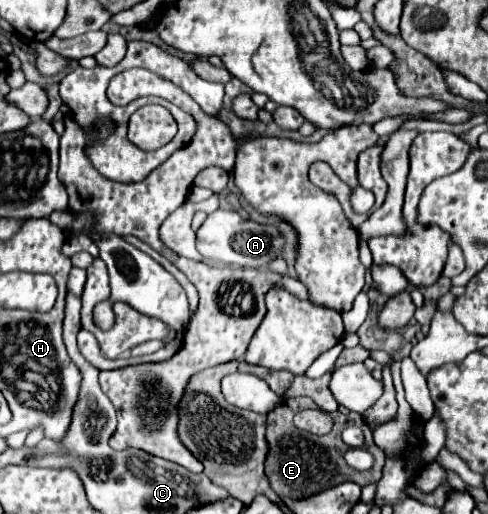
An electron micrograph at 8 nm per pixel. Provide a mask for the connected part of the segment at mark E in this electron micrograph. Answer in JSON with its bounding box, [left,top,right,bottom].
[266,397,384,497]

